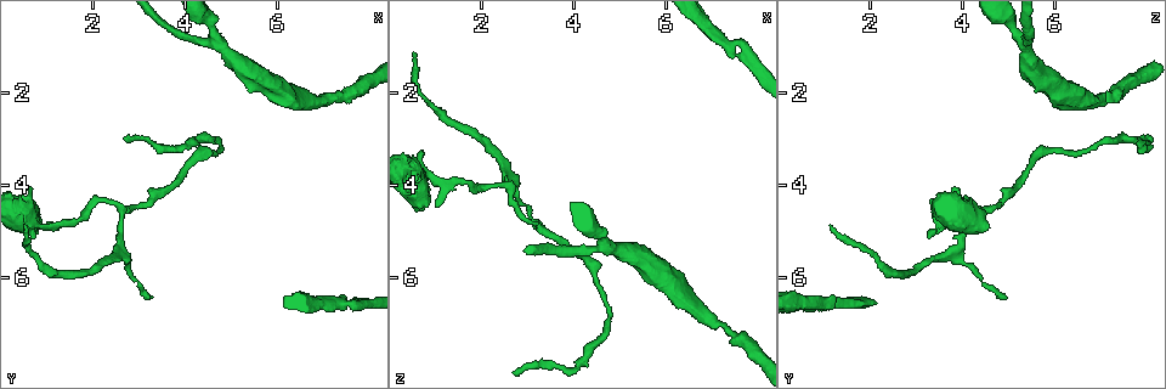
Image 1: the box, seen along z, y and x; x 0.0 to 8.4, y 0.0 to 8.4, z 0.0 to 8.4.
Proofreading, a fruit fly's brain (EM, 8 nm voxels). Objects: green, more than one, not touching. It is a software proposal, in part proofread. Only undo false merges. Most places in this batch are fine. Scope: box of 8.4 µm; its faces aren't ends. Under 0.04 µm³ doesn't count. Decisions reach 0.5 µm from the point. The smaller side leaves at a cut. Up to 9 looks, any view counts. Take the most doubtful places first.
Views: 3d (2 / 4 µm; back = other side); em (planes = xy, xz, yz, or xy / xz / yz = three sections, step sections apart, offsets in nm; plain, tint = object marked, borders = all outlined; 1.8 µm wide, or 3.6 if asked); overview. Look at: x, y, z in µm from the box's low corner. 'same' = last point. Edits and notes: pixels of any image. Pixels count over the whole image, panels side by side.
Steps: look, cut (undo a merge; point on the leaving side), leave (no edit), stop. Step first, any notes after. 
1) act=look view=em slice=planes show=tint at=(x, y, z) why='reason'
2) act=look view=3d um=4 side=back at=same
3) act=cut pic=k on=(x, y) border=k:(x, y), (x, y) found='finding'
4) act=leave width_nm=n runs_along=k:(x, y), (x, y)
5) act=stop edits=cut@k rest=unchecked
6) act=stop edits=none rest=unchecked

act=look view=em slice=xy step=16 show=tint at=(2.70, 4.60, 4.10) why='three arms meet'

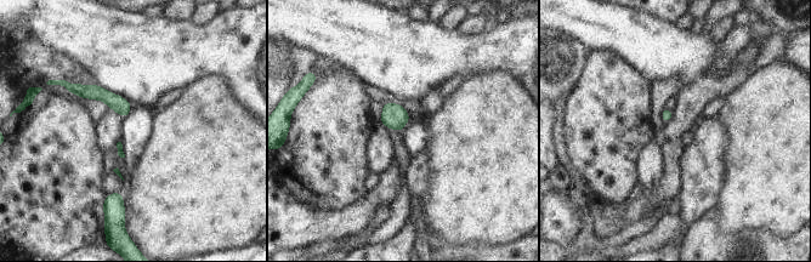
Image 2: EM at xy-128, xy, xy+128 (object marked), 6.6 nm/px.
act=look view=em slice=planes show=tint at=same why='cut it another way'

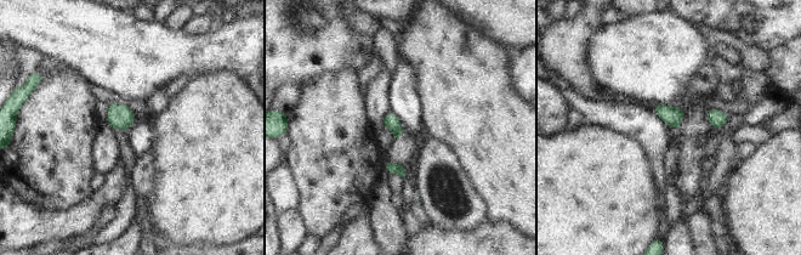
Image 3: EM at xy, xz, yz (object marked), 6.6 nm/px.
act=leave found='all the same neuron'

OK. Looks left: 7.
act=look view=em slice=planes show=tint at=(4.65, 0.90, 5.35) why='two arms in line, one across'

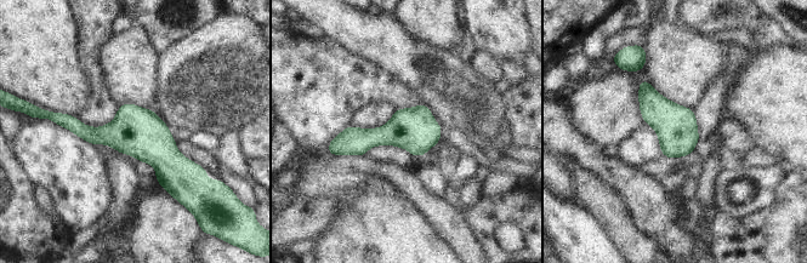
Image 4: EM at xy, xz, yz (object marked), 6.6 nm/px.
act=leave runs_along=4:(63, 118), (197, 169) found='all the same neuron'

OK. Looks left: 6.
act=look view=3d um=2 side=back at=(7.35, 2.05, 7.15) why='thick turns thin'

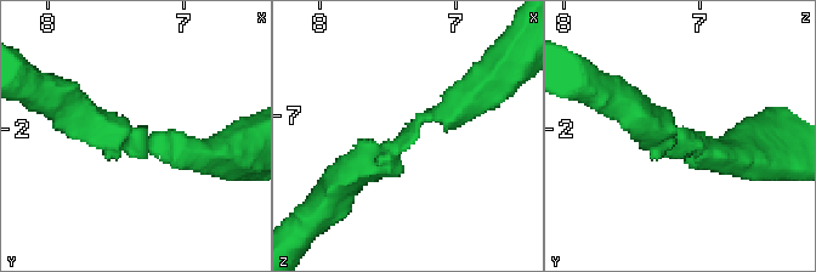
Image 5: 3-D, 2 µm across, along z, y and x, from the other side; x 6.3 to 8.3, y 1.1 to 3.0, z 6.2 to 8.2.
act=look view=em slice=planes show=plain at=(7.32, 2.08, 7.12)

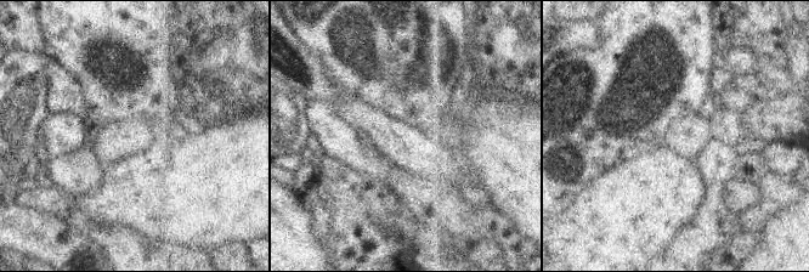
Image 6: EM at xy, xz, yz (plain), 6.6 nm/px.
act=look view=em slice=planes show=tint at=same why='where the object lies'

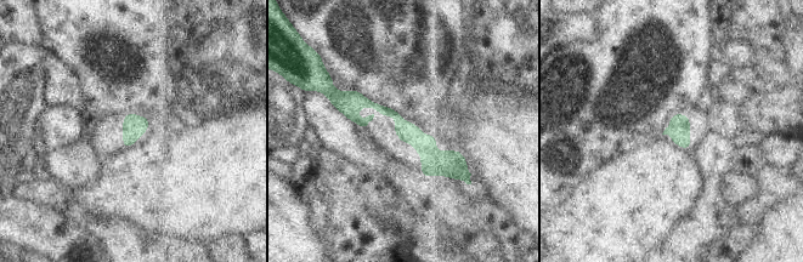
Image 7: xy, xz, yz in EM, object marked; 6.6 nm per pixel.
act=leave runs_along=7:(335, 103), (391, 112), (463, 170) found='continuous, no second neuron'

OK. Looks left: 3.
act=look view=3d um=4 at=(7.60, 6.55, 1.20) why='thick turns thin'

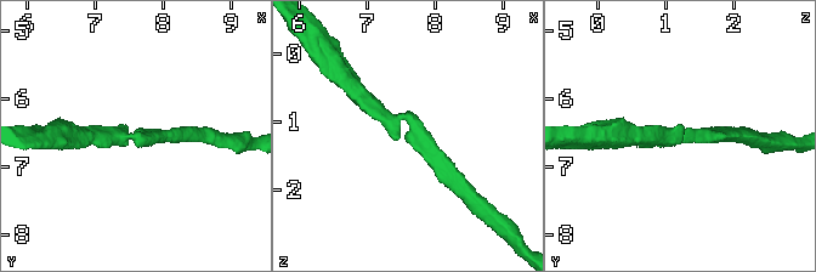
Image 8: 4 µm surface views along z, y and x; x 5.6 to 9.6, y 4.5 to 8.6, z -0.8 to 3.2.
act=look view=em slice=xy step=16 show=tint at=(7.60, 6.55, 1.20) arm_widths_nm=220,240

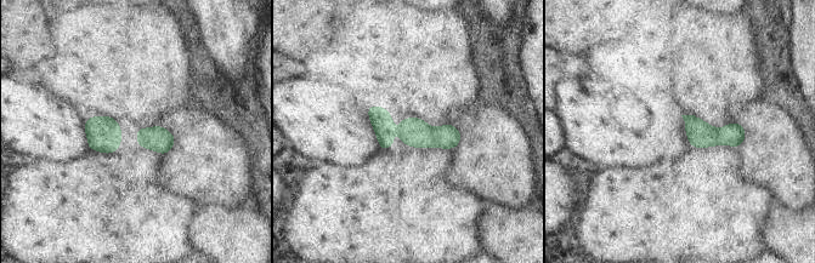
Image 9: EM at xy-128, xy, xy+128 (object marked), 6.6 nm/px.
act=leave width_nm=120 found='one neuron here'

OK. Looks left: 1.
act=stop edits=none rest=unchecked

